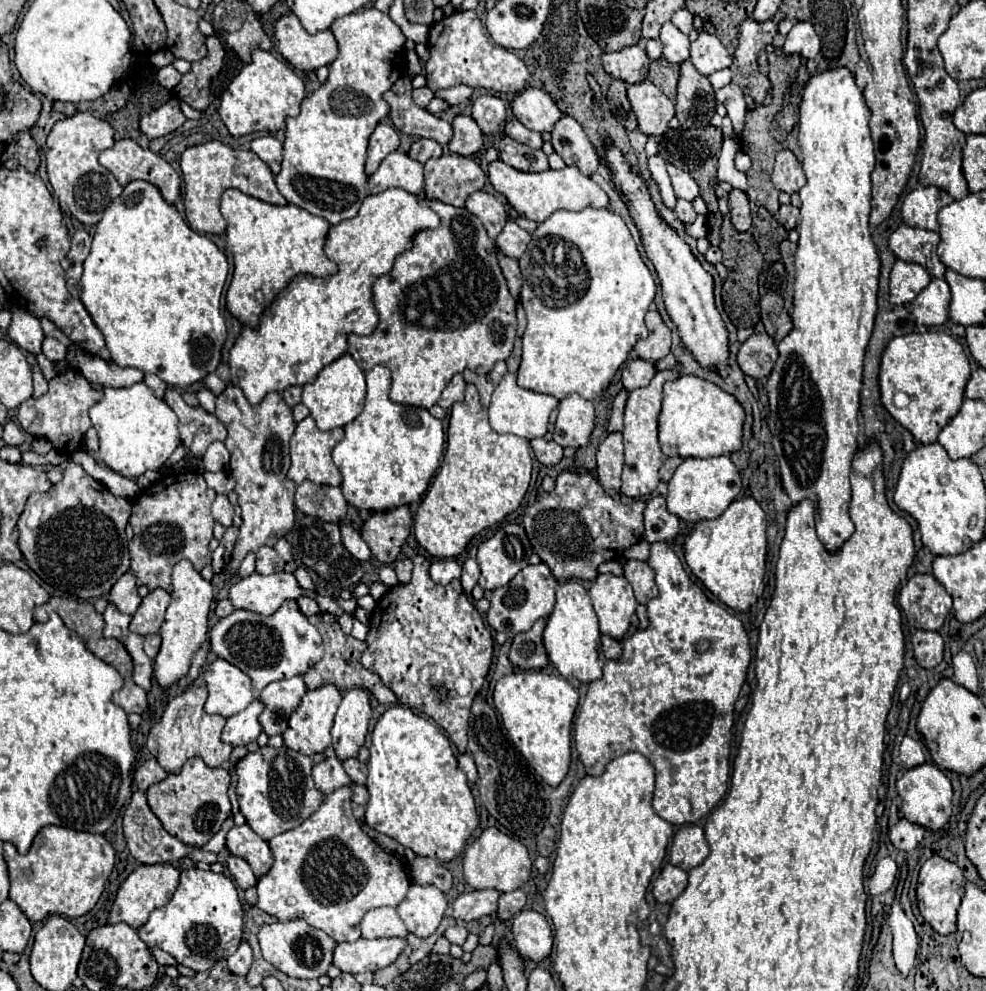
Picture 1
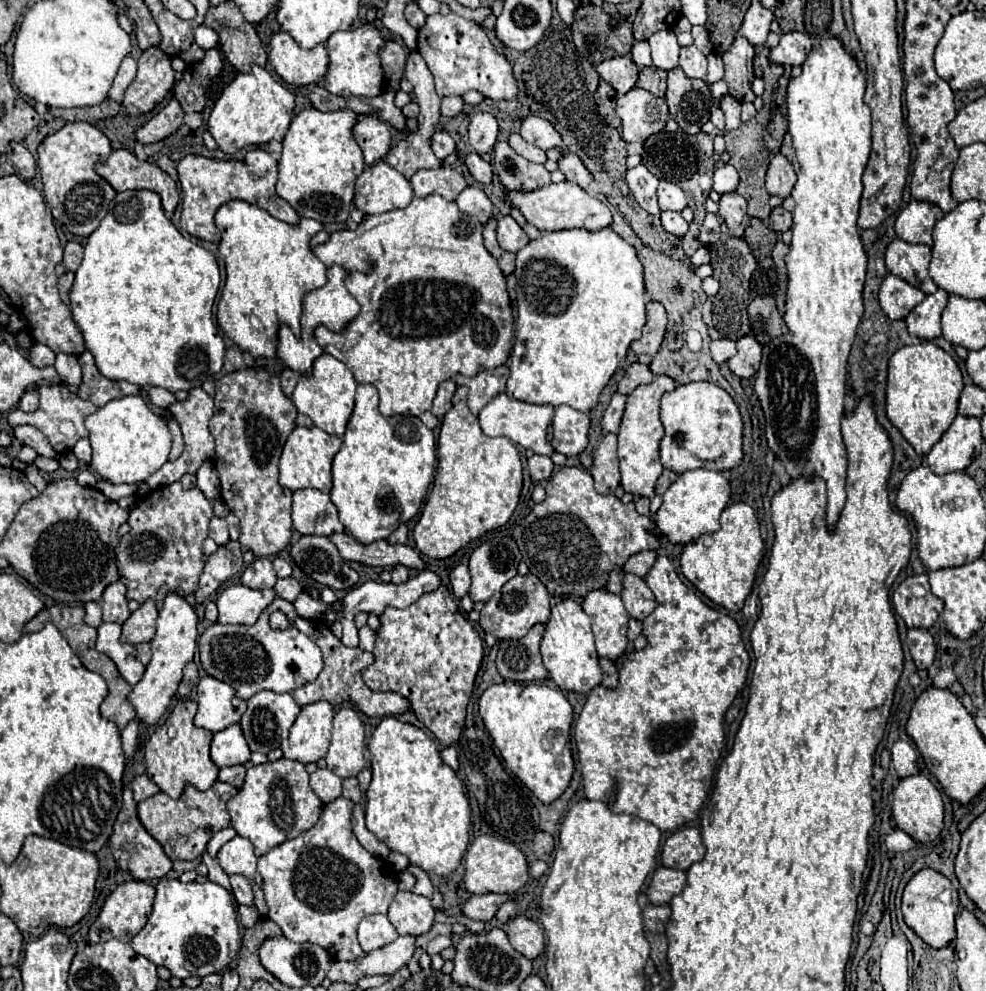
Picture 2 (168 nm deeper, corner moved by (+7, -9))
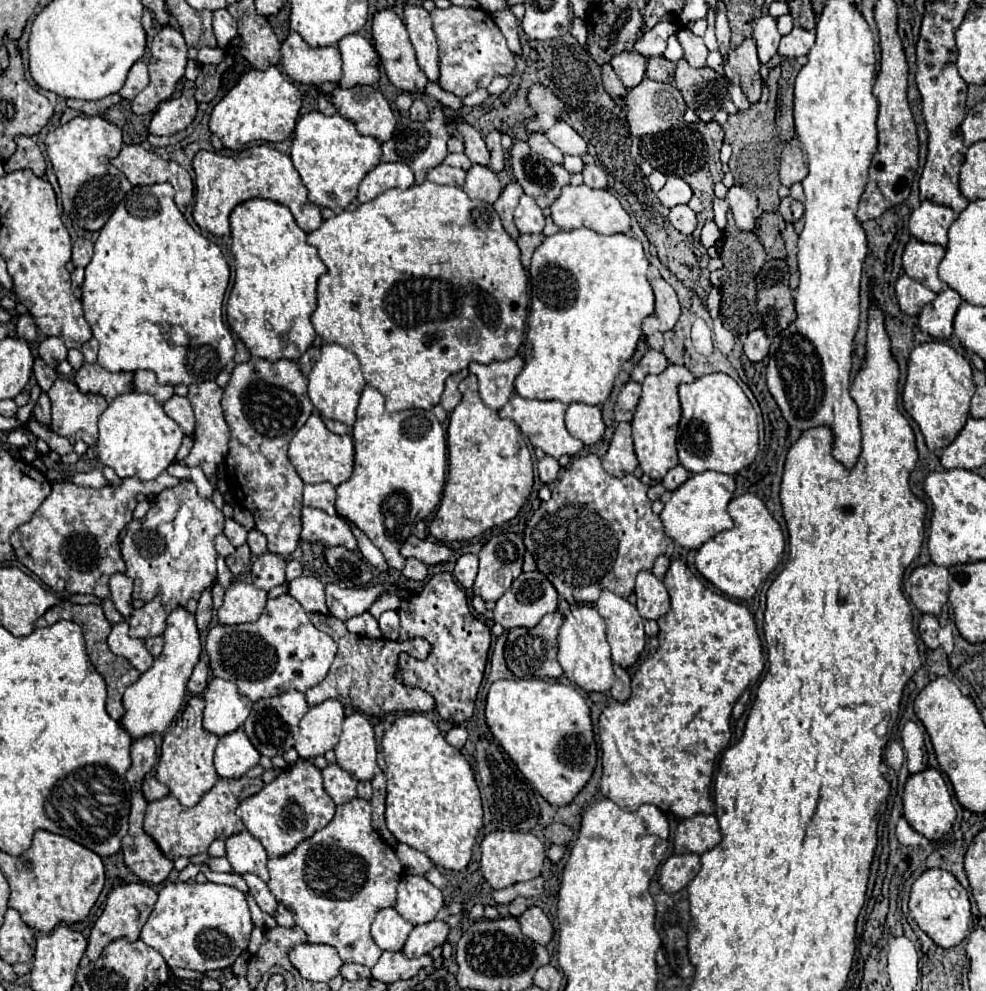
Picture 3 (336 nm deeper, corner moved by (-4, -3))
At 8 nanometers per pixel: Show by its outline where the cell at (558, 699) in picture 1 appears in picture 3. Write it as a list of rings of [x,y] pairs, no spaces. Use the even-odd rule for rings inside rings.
[[[496,680],[486,698],[486,722],[518,770],[552,806],[572,802],[590,780],[598,752],[590,708],[576,688],[544,680]]]

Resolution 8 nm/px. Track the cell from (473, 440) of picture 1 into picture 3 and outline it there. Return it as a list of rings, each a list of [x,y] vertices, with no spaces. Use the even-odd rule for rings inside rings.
[[[474,374],[460,382],[460,392],[462,402],[452,410],[448,426],[448,480],[440,508],[428,528],[440,542],[470,540],[492,526],[512,520],[534,484],[530,450],[516,424],[484,406]]]

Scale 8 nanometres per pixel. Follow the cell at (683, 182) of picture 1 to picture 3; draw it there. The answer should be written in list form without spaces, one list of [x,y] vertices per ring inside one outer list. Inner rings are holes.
[[[670,176],[666,186],[658,192],[658,198],[664,206],[672,208],[678,204],[688,204],[692,198],[692,188],[678,176]]]

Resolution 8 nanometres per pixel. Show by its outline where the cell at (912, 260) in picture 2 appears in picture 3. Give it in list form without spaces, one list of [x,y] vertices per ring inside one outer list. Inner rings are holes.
[[[910,238],[902,254],[902,266],[910,278],[922,282],[926,288],[938,294],[948,288],[948,284],[938,278],[938,264],[942,258],[944,258],[944,246]]]

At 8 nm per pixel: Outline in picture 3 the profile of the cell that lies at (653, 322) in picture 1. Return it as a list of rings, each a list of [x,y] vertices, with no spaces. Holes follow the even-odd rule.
[[[662,278],[650,280],[650,284],[656,296],[656,310],[642,322],[644,336],[650,336],[654,332],[668,332],[680,318],[680,304],[674,288]]]

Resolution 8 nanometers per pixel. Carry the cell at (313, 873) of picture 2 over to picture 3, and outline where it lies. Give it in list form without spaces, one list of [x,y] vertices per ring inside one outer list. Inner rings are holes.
[[[352,798],[346,804],[336,808],[332,822],[314,832],[310,838],[300,842],[292,852],[268,860],[270,880],[268,888],[294,916],[294,922],[306,932],[308,942],[312,944],[330,944],[338,950],[344,962],[358,962],[372,968],[382,950],[370,936],[370,924],[378,910],[394,906],[396,886],[402,876],[402,864],[396,858],[394,850],[378,836],[370,824],[370,802],[362,798]]]

